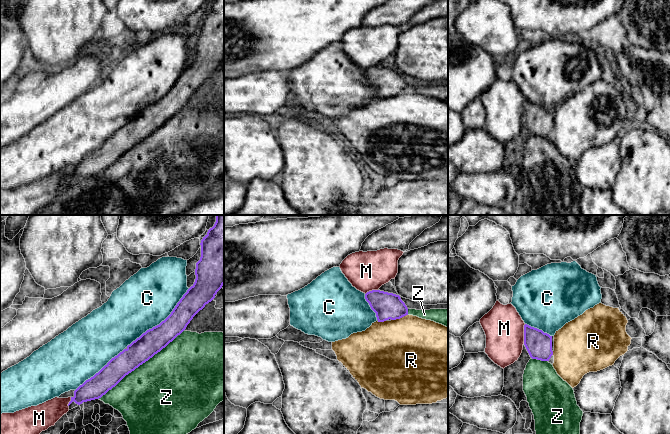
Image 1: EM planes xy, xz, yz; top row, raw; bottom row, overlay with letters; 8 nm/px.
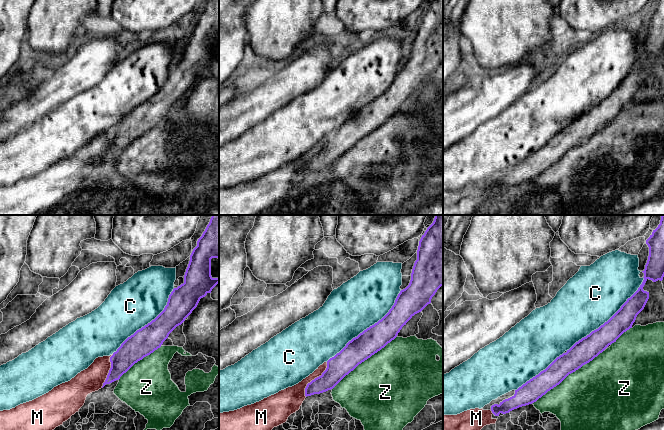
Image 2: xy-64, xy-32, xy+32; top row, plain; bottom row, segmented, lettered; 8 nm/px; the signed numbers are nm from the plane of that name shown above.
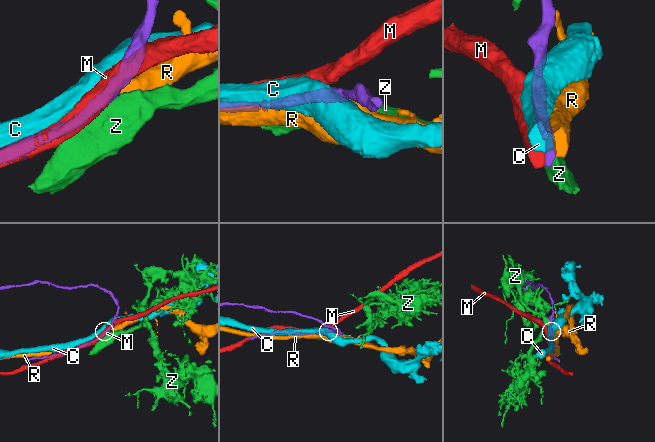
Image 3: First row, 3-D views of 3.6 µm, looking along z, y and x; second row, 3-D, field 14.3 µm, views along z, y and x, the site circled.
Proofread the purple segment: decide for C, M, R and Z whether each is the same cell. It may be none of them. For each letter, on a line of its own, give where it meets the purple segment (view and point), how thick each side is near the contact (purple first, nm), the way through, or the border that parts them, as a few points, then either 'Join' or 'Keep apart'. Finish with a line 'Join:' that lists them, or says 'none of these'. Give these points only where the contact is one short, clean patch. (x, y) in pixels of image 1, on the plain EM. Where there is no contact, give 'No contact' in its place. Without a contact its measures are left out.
C: Touches purple at xy (161, 98). Thickness 200 nm (purple) against 440 nm. Keep apart
M: Touches purple at yz (524, 110). Thickness 200 nm (purple) against 320 nm. Keep apart
R: Touches purple at xz (399, 94). Thickness 220 nm (purple) against 500 nm. Keep apart
Z: Touches purple at xy (141, 140). Thickness 200 nm (purple) against 500 nm. Join
Join: Z

